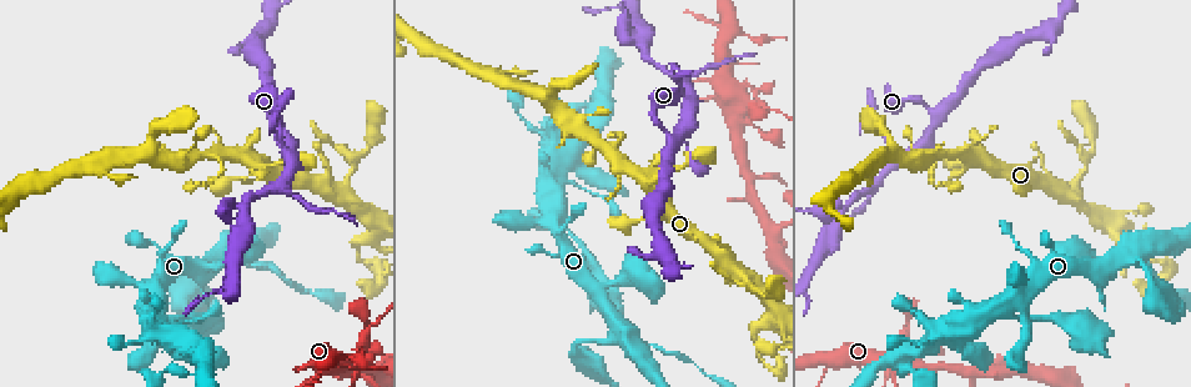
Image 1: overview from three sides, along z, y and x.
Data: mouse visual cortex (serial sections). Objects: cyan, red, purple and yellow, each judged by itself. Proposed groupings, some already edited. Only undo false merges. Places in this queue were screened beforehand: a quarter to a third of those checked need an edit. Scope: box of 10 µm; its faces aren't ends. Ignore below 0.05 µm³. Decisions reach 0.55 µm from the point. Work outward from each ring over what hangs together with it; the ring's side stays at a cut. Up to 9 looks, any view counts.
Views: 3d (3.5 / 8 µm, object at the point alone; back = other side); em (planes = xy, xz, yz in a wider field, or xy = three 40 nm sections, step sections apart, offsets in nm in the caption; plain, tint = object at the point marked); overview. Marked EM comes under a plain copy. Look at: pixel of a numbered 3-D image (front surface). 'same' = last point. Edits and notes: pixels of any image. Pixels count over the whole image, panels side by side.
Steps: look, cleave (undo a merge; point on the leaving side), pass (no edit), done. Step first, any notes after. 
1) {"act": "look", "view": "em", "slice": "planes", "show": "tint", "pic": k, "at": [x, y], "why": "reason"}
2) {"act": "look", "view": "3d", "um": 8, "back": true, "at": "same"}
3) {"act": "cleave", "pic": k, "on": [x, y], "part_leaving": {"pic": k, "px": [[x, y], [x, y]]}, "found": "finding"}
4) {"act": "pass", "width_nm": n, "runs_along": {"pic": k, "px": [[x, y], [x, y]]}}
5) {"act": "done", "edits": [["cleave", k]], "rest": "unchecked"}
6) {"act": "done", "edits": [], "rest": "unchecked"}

{"act": "look", "view": "3d", "um": 3.5, "pic": 1, "at": [877, 181], "why": "branch point"}

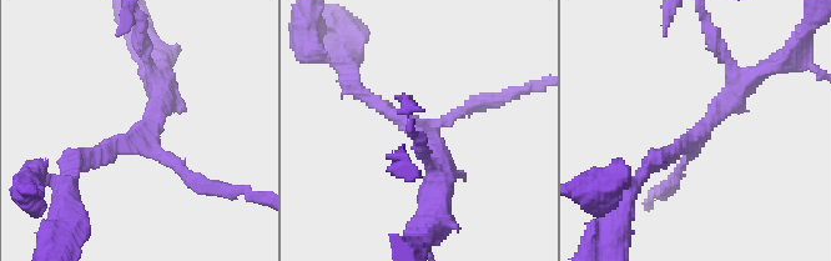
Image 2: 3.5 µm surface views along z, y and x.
{"act": "pass", "runs_along": {"pic": 2, "px": [[761, 71], [694, 140], [655, 164]]}, "found": "all the same cell"}

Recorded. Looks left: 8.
{"act": "look", "view": "em", "slice": "planes", "show": "tint", "pic": 1, "at": [656, 348], "why": "sudden change in width"}

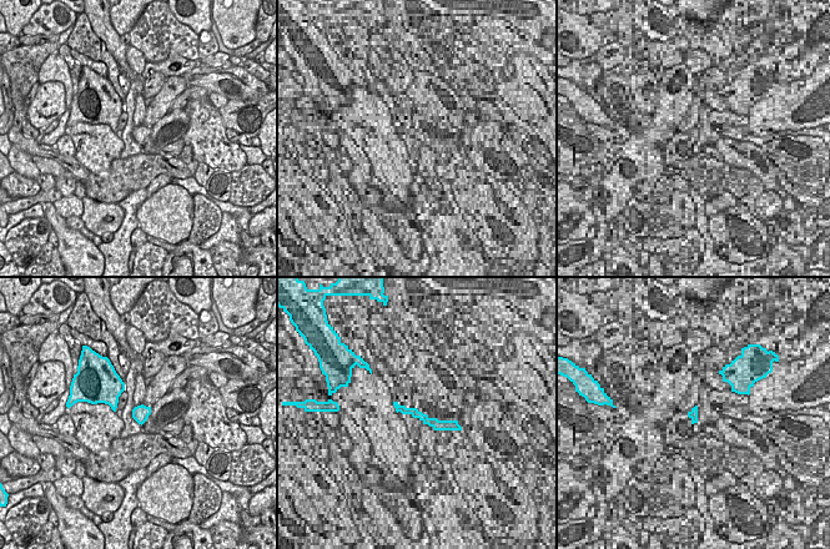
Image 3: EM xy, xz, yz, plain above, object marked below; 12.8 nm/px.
{"act": "look", "view": "3d", "um": 3.5, "at": "same"}

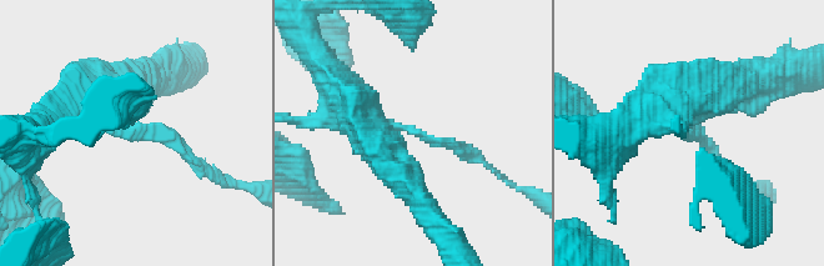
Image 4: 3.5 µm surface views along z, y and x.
{"act": "pass", "arm_widths_nm": [150, 500], "runs_along": {"pic": 4, "px": [[356, 104], [375, 130], [406, 126], [478, 159]]}, "found": "continuous, no second cell"}

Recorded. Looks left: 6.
{"act": "look", "view": "3d", "um": 8, "back": true, "pic": 1, "at": [748, 177], "why": "calibre changes"}

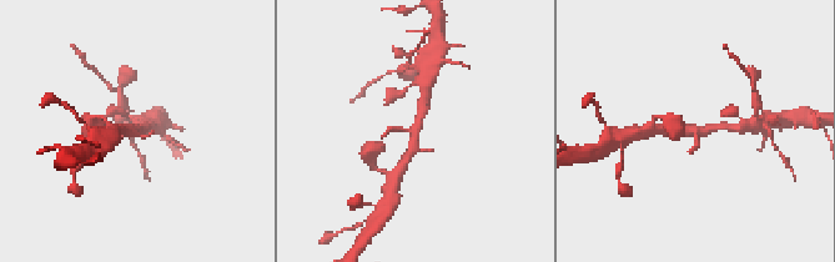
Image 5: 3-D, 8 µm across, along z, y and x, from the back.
{"act": "look", "view": "em", "slice": "xy", "step": 3, "show": "tint", "at": "same"}

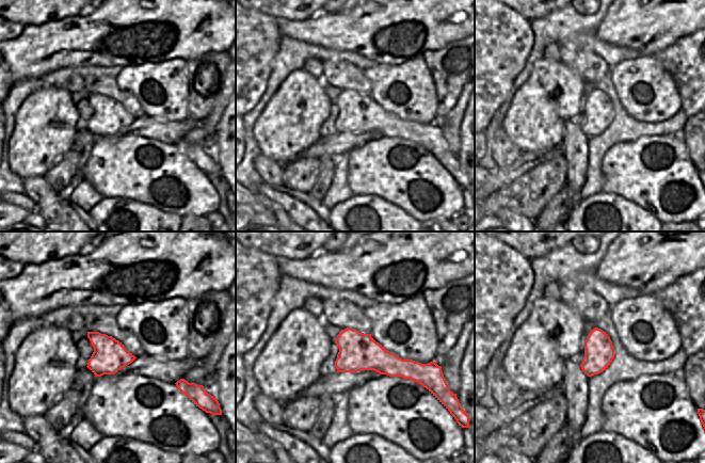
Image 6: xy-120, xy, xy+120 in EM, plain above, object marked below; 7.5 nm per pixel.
{"act": "pass", "runs_along": {"pic": 5, "px": [[423, 99], [411, 154], [403, 164]]}, "found": "one cell here"}

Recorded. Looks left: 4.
{"act": "look", "view": "3d", "um": 3.5, "back": true, "pic": 1, "at": [754, 327], "why": "small branch off a trunk"}

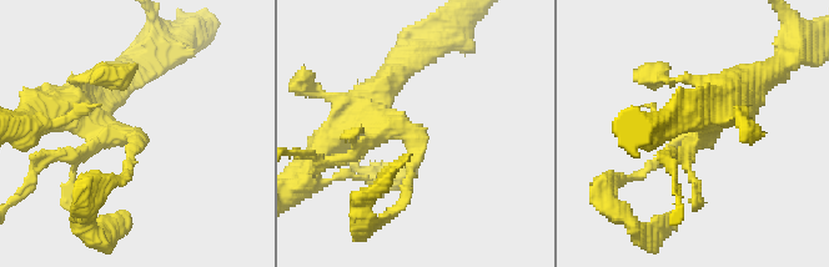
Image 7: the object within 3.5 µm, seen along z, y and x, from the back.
{"act": "look", "view": "em", "slice": "planes", "show": "tint", "pic": 7, "at": [135, 136], "why": "need the tissue"}

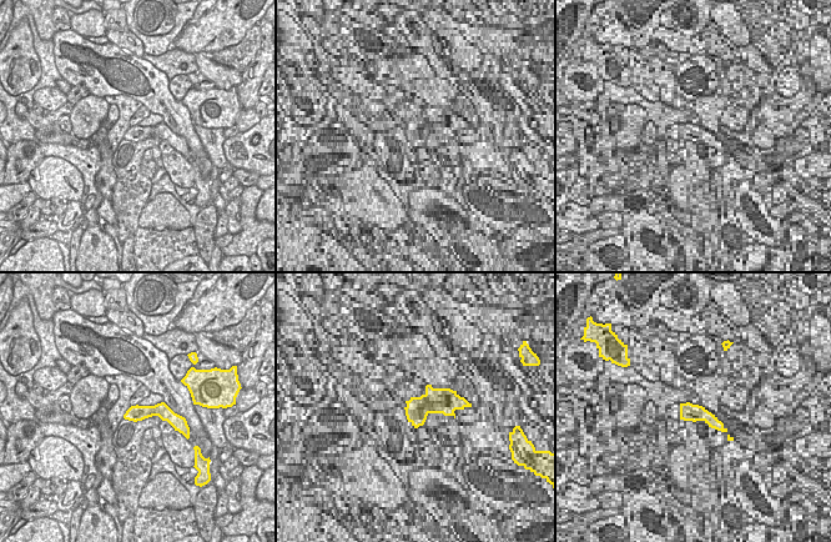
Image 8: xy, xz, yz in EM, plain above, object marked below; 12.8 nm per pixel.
{"act": "cleave", "pic": 7, "on": [70, 157], "arms": 3, "arm_widths_nm": [150, 150, 350], "part_leaving": {"pic": 7, "px": [[103, 127], [136, 139], [125, 177]]}, "found": "a second cell is stuck on"}

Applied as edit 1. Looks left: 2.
{"act": "done", "edits": [["cleave", 7]], "rest": "unchecked"}

